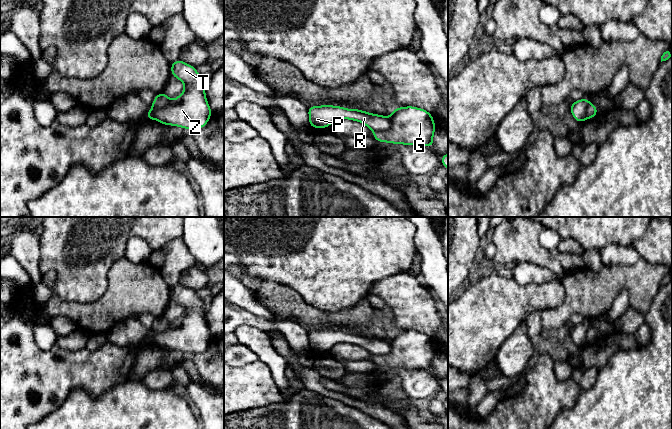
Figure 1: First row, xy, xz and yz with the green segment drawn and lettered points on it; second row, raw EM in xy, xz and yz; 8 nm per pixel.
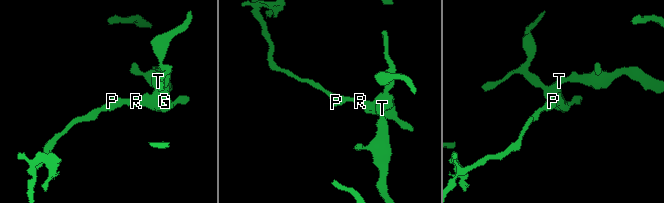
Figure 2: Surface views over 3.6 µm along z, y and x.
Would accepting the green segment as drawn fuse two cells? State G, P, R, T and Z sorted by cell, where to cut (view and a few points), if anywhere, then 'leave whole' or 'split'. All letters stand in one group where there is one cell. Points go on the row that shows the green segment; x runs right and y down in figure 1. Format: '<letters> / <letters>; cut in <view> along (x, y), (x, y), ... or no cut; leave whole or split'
G T Z / P R; cut in xy along (171, 100), (163, 107), (153, 110), (154, 118); split

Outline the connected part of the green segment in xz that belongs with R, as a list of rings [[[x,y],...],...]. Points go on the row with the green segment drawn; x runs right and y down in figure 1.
[[[321,105],[307,106],[309,126],[312,128],[328,128],[338,119],[350,119],[366,125],[372,131],[387,131],[391,121],[387,116],[368,113],[359,109],[346,109],[342,106]]]

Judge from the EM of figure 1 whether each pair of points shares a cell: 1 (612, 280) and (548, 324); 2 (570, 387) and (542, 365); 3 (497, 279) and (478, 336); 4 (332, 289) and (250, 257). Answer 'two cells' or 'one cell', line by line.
1: one cell
2: one cell
3: one cell
4: one cell

